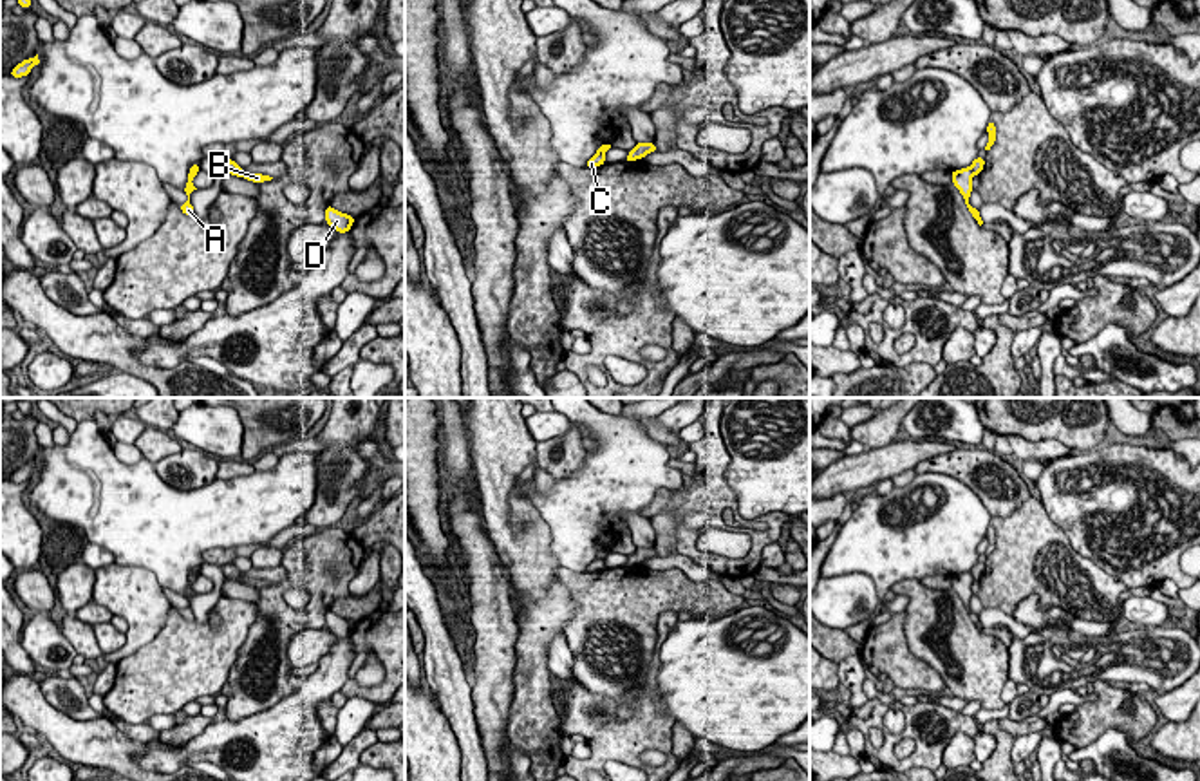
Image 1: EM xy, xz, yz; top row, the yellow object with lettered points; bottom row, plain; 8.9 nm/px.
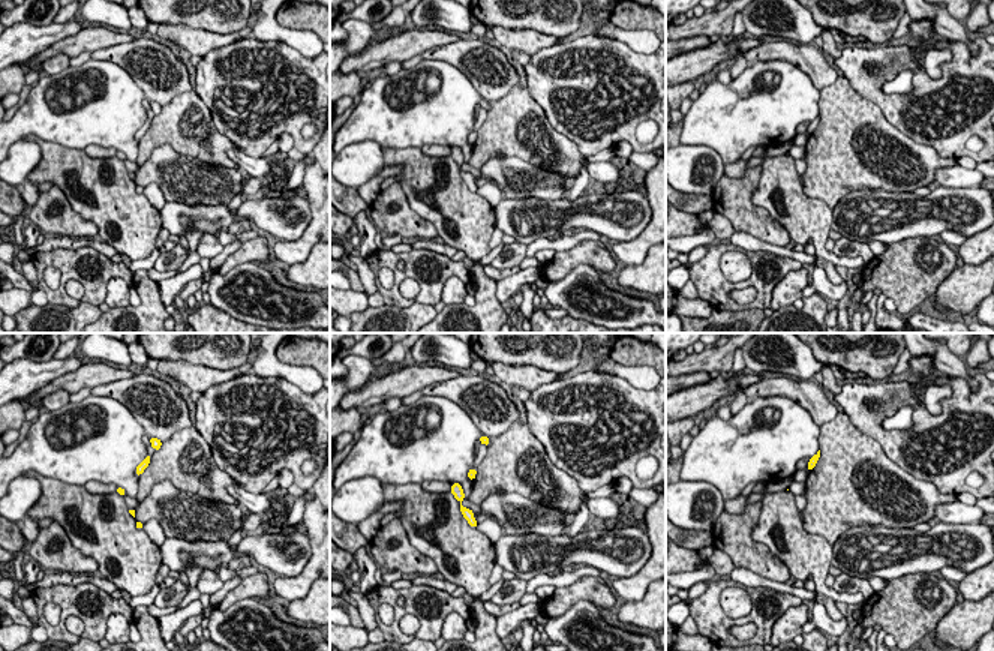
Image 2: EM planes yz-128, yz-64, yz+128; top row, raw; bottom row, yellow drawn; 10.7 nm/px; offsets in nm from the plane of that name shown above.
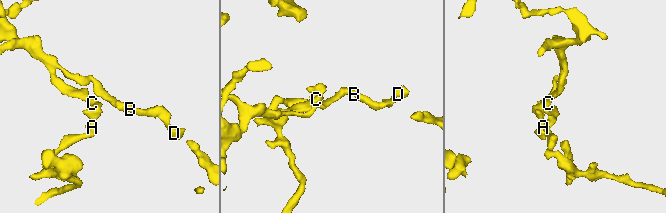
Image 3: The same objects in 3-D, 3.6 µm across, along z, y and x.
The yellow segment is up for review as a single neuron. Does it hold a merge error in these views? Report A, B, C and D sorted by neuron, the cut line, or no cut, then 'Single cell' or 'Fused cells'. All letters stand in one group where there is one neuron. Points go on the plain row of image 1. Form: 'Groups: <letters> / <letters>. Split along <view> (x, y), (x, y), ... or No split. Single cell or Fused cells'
Groups: A / B C D. Split along xy (190, 572), (197, 573). Fused cells

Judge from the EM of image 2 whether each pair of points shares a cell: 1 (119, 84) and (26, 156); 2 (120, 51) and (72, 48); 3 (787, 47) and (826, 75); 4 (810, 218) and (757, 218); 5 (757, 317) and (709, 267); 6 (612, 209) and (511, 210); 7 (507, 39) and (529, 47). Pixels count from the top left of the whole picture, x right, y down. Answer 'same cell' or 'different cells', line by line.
1: different cells
2: different cells
3: same cell
4: different cells
5: different cells
6: same cell
7: same cell

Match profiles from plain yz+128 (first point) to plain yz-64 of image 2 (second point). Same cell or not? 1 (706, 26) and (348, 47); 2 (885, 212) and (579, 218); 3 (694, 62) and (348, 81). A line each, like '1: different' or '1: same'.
1: different
2: same
3: different

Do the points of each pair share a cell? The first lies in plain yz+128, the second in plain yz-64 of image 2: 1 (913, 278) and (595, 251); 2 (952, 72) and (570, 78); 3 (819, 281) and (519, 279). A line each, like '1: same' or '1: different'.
1: same
2: same
3: same

